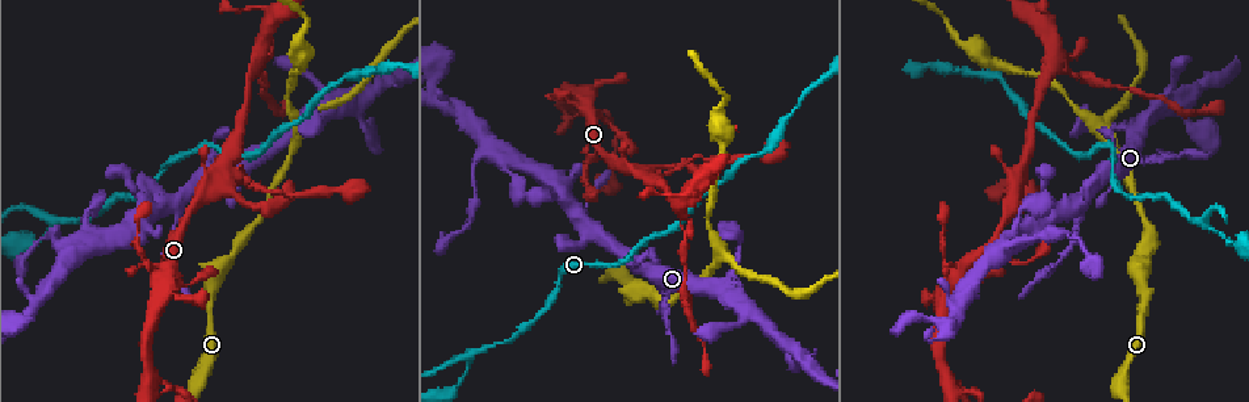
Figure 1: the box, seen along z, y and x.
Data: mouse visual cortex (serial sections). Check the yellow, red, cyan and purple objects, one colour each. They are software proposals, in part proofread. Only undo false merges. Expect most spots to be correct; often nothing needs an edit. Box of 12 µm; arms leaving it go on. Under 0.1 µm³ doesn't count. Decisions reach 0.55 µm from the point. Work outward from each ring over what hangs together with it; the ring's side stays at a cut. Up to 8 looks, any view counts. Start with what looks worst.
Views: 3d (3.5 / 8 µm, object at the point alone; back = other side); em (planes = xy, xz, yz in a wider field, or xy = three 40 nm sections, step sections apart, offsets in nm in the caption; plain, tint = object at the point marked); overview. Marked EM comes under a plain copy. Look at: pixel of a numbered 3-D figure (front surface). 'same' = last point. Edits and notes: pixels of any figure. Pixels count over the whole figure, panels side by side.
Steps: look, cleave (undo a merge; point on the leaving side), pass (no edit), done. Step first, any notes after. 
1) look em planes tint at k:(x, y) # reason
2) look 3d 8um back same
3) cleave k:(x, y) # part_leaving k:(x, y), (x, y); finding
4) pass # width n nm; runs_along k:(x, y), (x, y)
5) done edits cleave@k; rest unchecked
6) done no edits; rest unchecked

look 3d 8um at 1:(473, 356) # two arms in line, one across

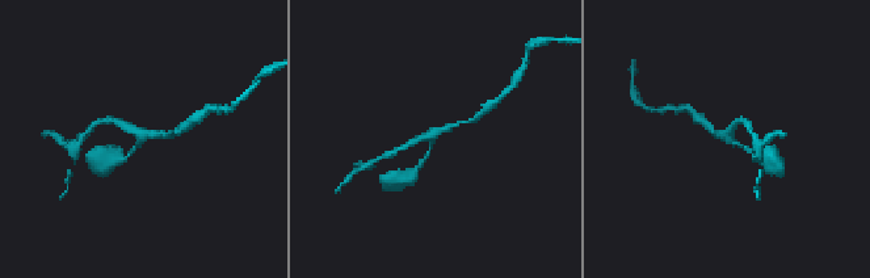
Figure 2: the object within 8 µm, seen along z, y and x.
look 3d 3.5um back at 2:(730, 135)

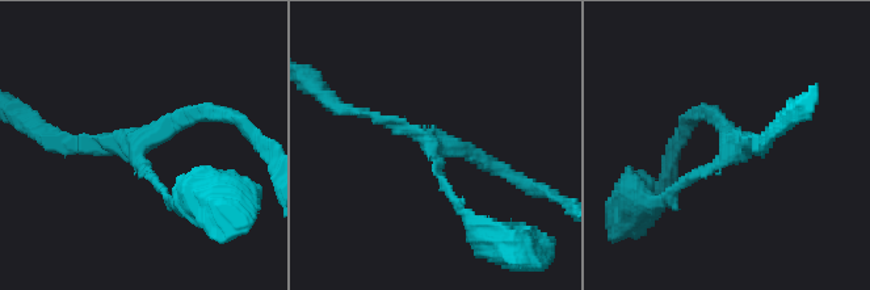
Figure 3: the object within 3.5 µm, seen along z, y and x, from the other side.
look em xy step 2 tint at 3:(140, 145) # arms 3; arm_widths 150, 150, 200 nm; shape alone is not enough

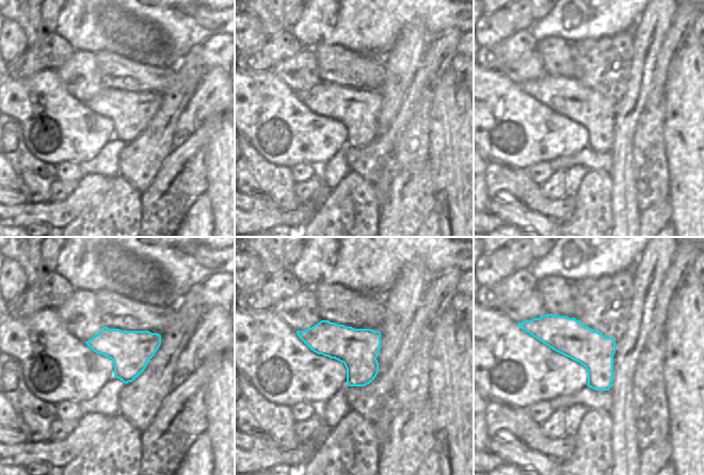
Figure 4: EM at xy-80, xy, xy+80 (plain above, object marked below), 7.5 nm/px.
pass # width 320 nm; runs_along 3:(352, 109), (428, 139), (457, 206); one cell here

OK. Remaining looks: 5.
look 3d 3.5um at 1:(172, 279) # three arms meet

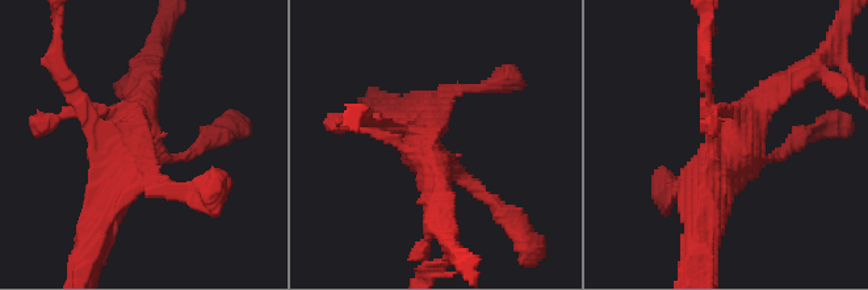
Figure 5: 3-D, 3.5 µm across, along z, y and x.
look em xy step 2 tint at 5:(751, 148) # need the tissue

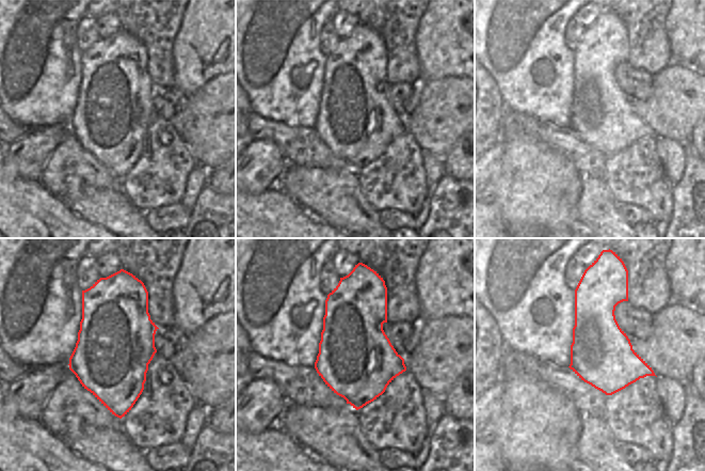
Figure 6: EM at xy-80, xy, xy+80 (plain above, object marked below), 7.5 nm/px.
look em planes tint same # cut it another way

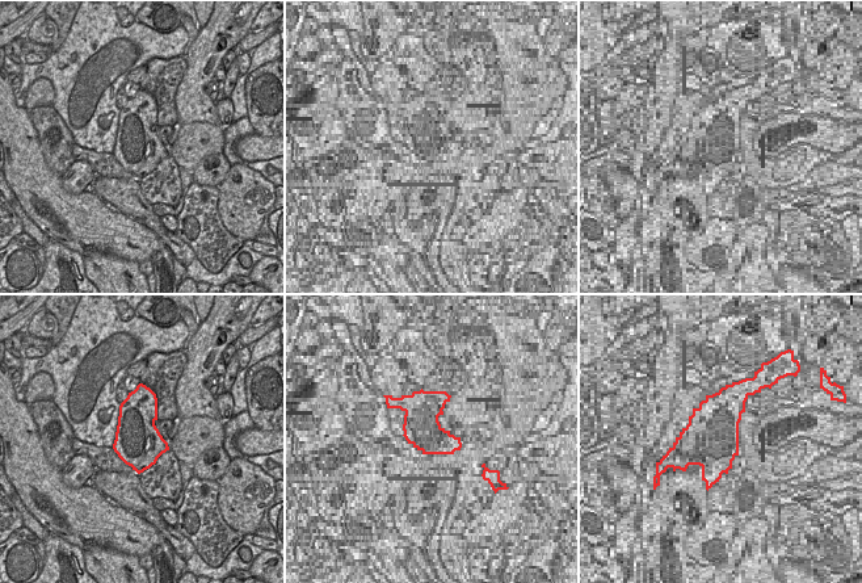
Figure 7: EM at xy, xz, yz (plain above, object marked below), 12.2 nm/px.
pass # runs_along 5:(145, 91), (129, 143), (176, 159), (209, 138); continuous, no second cell

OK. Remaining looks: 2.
look 3d 3.5um at 1:(1055, 68) # small branch off a trunk

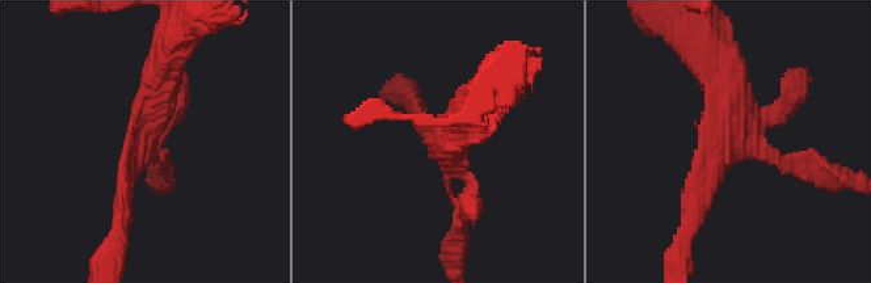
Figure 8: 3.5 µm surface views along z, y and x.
look em xy step 3 tint at 8:(143, 152)

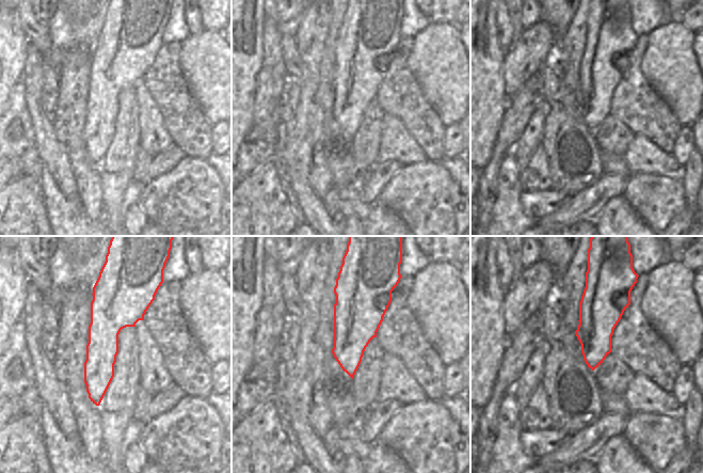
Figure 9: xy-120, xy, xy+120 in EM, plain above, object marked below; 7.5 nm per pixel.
pass # runs_along 8:(122, 222), (130, 161), (167, 72); continuous, no second cell

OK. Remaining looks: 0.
done no edits; rest unchecked

